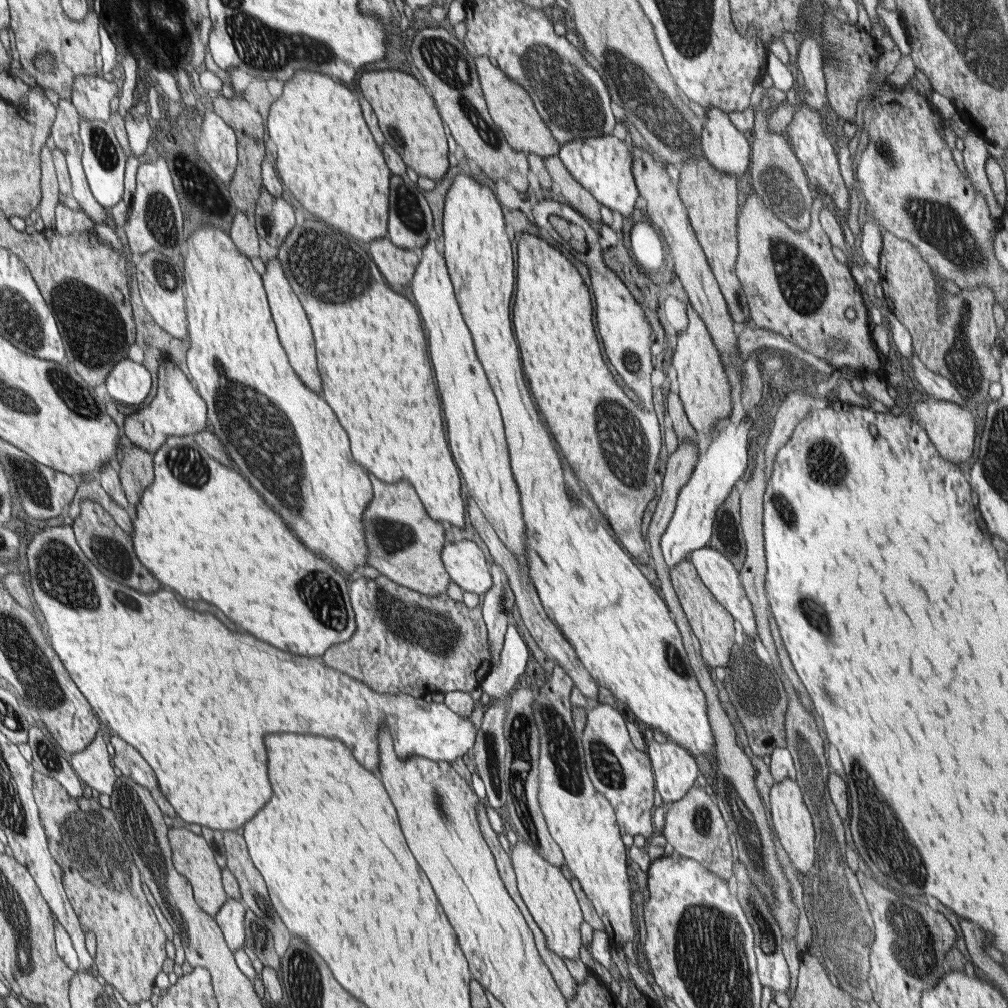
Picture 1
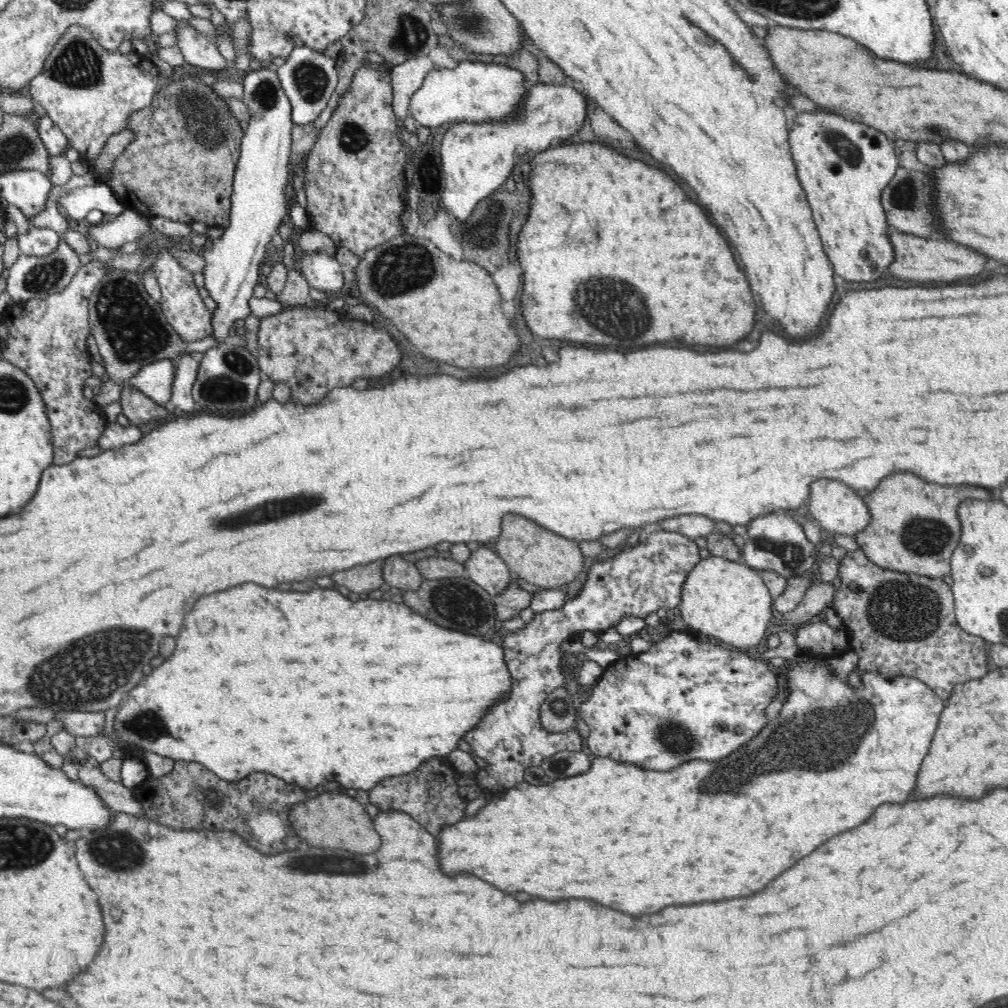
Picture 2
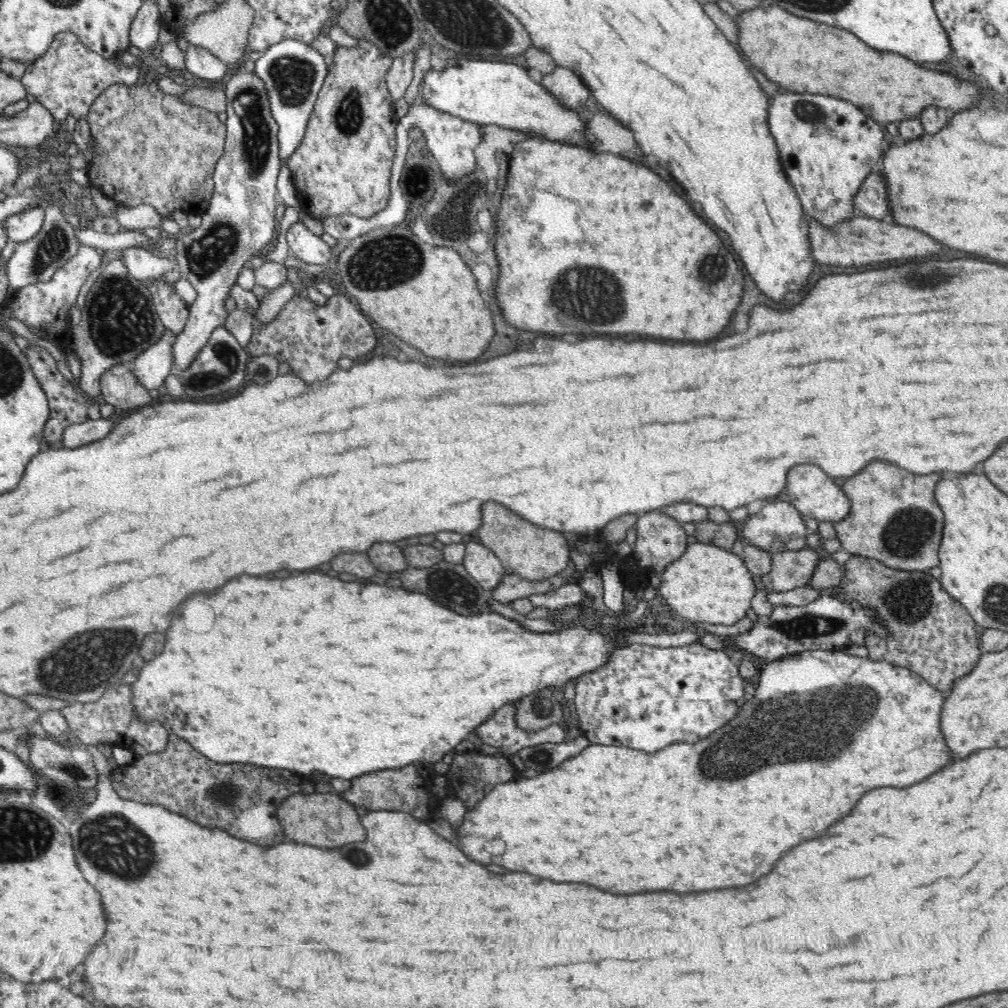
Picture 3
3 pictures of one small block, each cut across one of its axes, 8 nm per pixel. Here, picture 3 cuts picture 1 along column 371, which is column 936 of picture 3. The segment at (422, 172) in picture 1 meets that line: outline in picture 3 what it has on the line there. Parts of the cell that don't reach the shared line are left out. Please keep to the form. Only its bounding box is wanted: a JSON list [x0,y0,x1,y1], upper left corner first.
[740,8,1006,128]

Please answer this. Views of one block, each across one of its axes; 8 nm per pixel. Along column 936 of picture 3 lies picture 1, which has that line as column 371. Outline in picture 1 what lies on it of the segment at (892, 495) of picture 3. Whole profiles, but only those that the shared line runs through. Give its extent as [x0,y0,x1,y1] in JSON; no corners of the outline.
[363,474,451,598]

